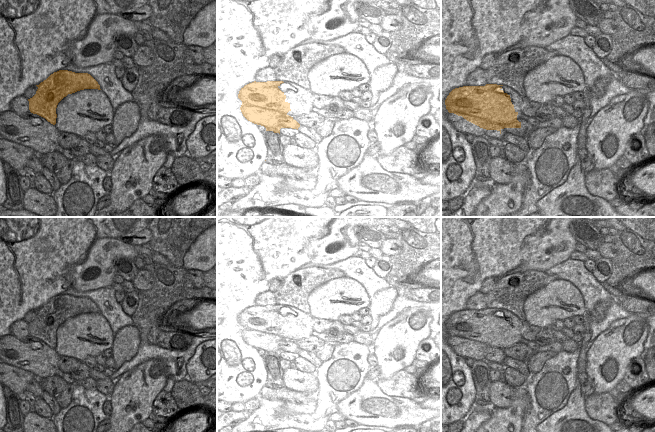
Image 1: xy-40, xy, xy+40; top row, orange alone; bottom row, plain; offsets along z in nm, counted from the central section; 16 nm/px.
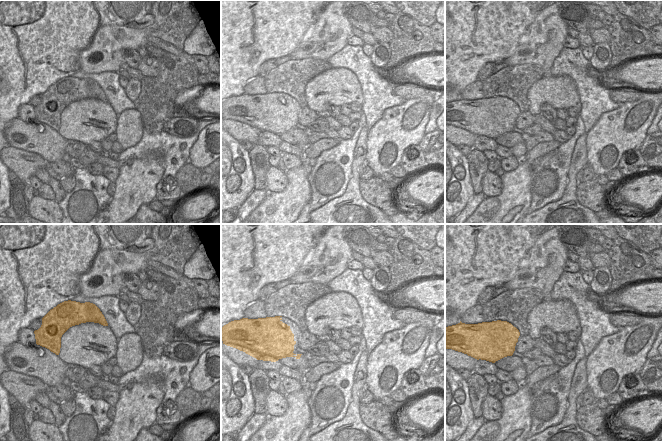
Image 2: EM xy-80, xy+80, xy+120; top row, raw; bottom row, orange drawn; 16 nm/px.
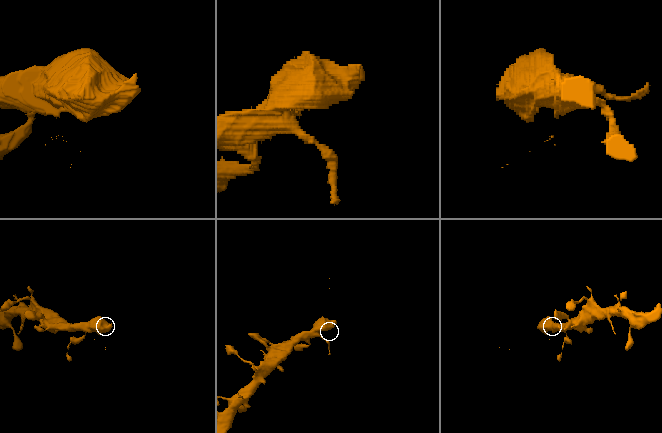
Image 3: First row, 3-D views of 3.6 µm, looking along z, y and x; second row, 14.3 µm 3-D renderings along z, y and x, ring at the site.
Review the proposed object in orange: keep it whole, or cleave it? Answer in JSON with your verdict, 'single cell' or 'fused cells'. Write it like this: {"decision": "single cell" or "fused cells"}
{"decision": "fused cells"}

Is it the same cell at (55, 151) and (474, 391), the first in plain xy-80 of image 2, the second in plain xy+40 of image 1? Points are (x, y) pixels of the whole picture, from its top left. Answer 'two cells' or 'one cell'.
one cell

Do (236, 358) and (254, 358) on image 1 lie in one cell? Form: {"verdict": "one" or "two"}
{"verdict": "two"}

